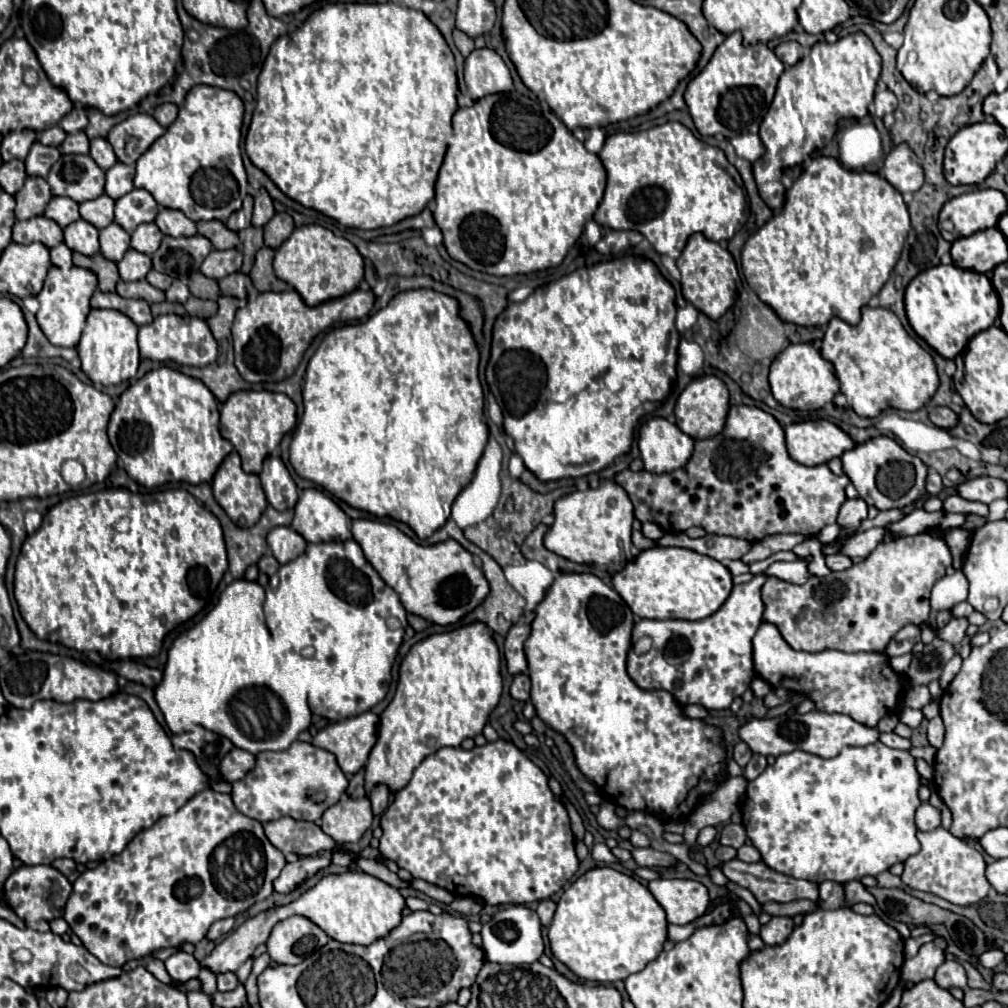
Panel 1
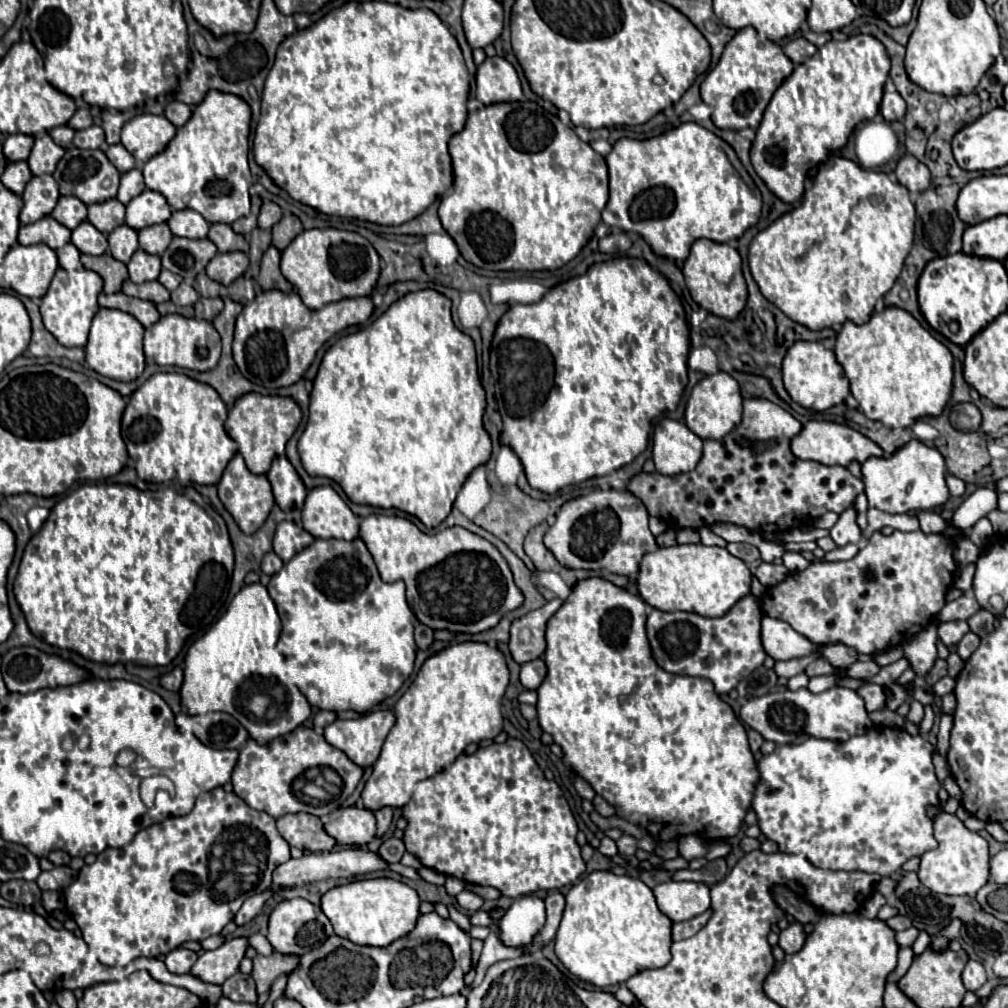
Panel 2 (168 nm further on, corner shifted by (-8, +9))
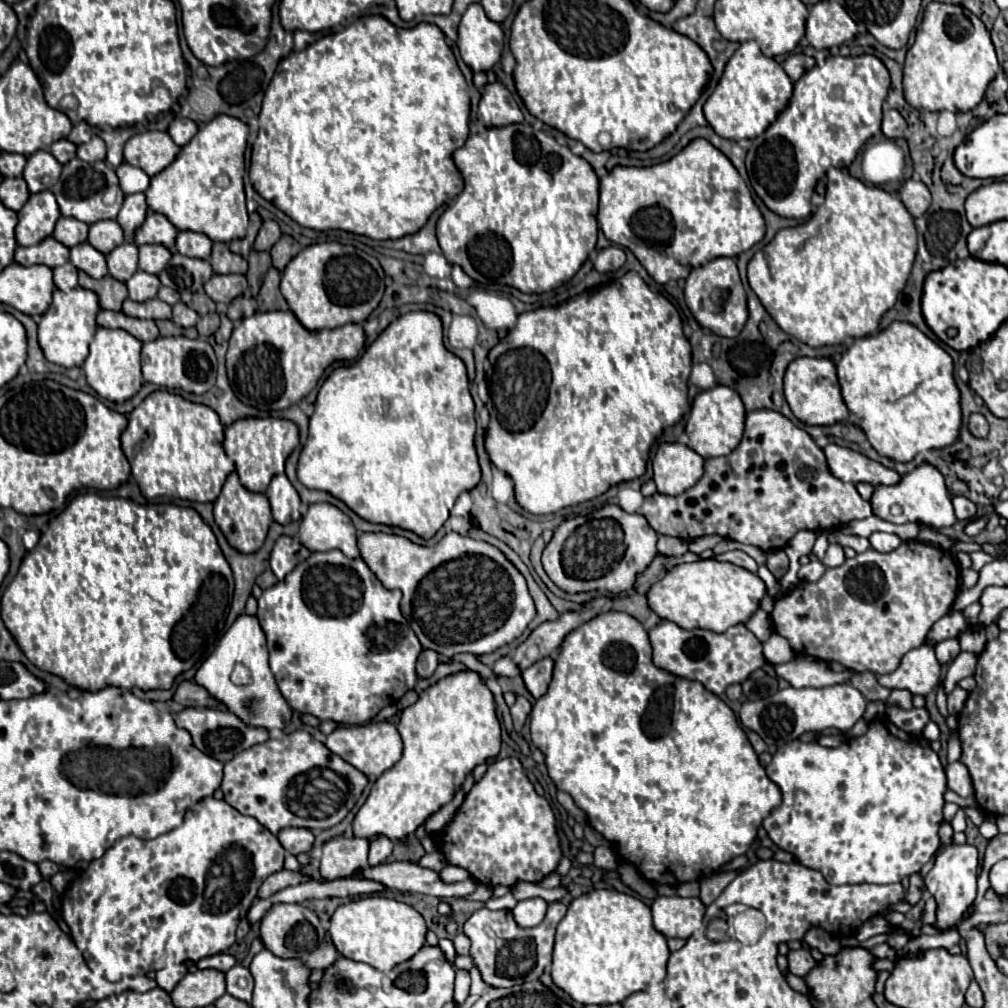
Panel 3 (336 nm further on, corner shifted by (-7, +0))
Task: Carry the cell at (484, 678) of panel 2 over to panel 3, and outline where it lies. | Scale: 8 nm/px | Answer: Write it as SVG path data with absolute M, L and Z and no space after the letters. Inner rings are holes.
M458 672L424 690L418 702L402 712L398 732L404 740L404 754L374 782L366 804L358 810L352 824L356 838L374 840L378 836L386 836L392 842L408 840L408 836L412 836L428 820L430 814L438 812L454 798L454 794L462 788L466 776L478 764L496 758L500 752L500 722L496 718L494 698L476 672Z

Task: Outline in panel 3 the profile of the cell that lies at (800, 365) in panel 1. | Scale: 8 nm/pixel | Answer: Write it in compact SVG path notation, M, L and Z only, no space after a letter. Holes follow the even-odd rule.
M796 358L790 362L784 376L784 394L794 416L808 426L830 426L850 414L840 392L836 366L828 358Z

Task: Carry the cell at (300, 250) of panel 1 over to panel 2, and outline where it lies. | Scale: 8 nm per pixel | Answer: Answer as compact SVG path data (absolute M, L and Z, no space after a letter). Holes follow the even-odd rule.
M307 229L281 253L283 277L293 283L309 309L321 309L323 305L345 297L369 295L377 283L379 269L379 255L373 245L353 231Z

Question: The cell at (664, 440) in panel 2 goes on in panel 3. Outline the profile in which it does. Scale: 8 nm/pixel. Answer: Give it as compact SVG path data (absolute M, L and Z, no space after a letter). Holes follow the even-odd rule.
M660 444L652 460L654 482L660 494L676 496L692 488L702 478L704 458L684 444Z

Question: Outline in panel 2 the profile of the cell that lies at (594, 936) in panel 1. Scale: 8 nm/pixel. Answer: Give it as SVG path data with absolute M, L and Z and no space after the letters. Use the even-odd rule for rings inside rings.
M593 871L585 875L579 883L575 883L565 899L567 905L555 935L555 953L559 961L581 981L593 983L595 987L617 985L617 983L625 983L631 975L643 969L655 969L669 963L671 919L659 911L653 889L647 887L641 879L615 875L611 871Z

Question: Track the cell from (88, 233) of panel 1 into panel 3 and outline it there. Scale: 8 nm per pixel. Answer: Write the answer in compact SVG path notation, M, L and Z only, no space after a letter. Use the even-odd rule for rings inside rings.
M78 244L70 250L70 262L86 272L92 278L104 278L108 274L106 268L106 256L100 254L96 248L92 248L90 244Z

